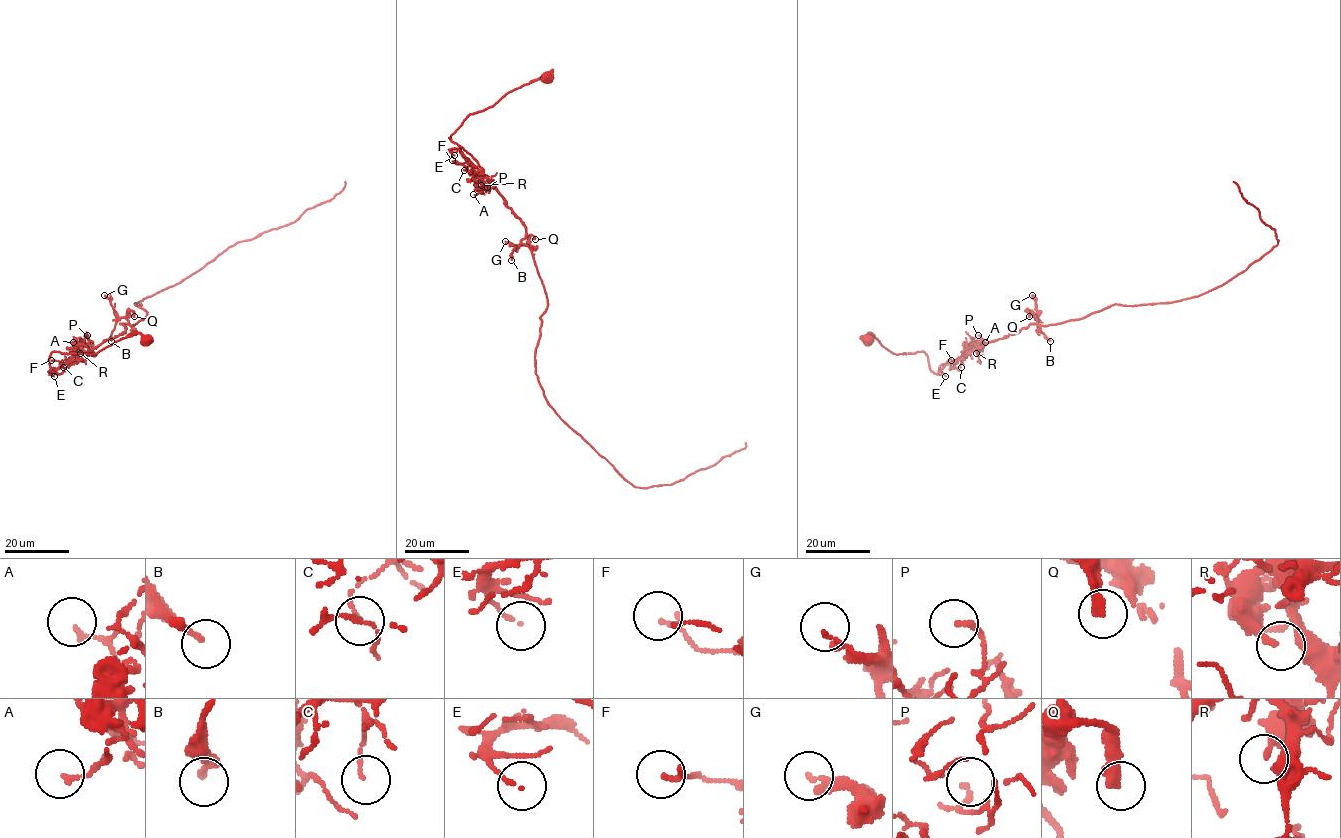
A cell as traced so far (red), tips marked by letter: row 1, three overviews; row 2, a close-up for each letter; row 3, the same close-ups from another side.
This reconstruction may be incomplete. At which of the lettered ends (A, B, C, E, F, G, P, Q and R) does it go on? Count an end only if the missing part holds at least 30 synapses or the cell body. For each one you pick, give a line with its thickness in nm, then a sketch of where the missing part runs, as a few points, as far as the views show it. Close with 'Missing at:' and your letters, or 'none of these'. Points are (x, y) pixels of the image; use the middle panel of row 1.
Missing at: none of these

